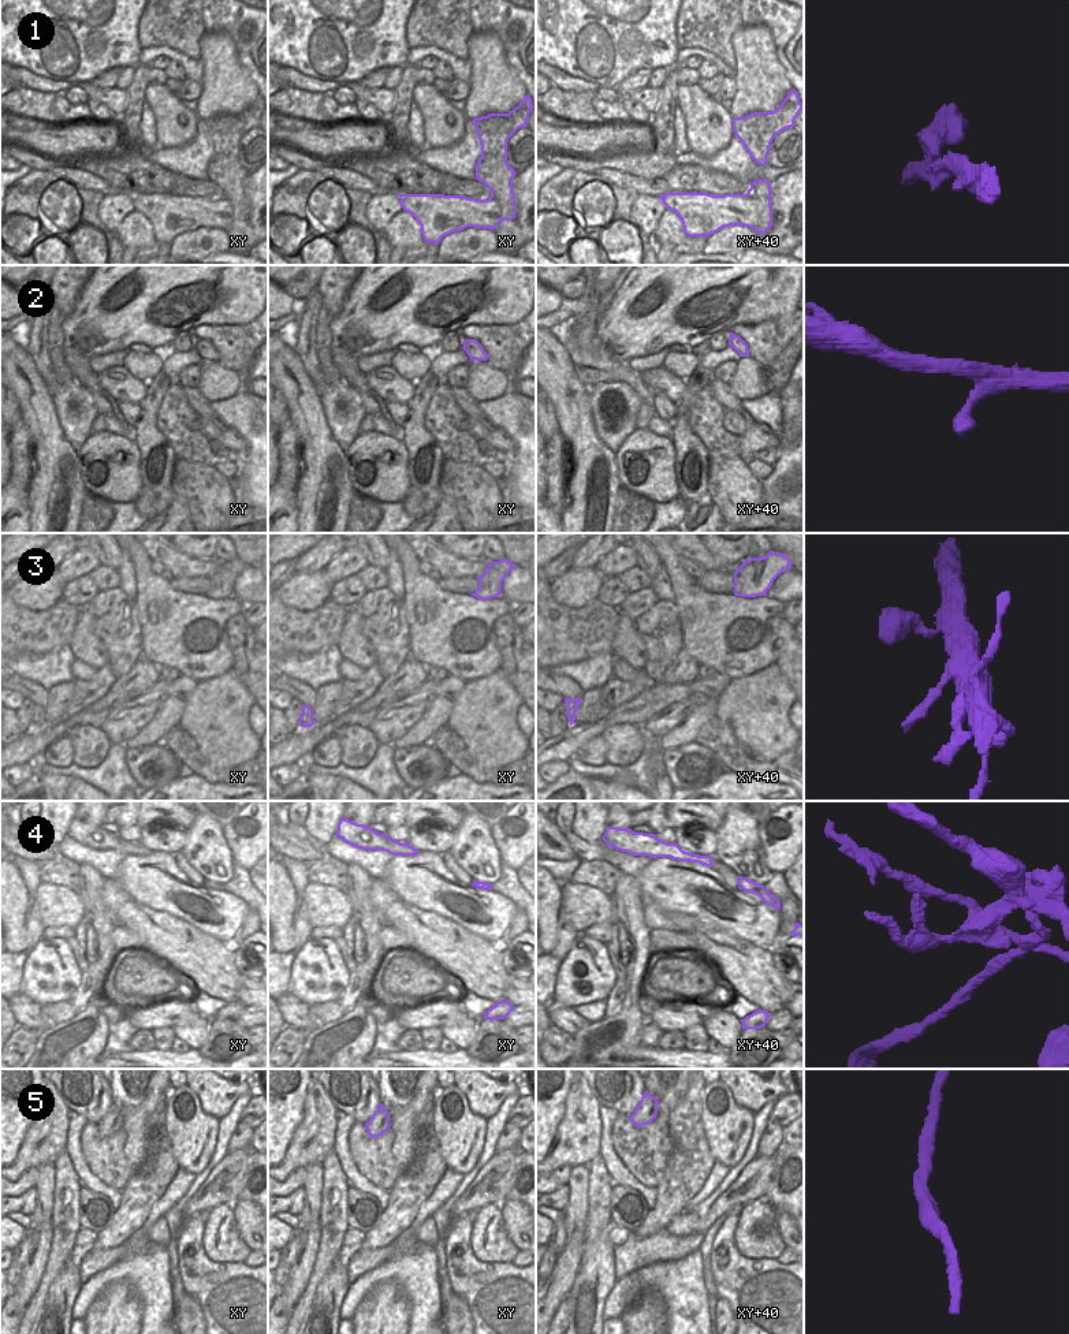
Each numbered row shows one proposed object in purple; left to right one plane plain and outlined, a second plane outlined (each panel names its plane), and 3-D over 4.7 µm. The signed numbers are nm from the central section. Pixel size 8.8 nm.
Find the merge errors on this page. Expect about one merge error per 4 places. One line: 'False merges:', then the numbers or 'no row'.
False merges: 4

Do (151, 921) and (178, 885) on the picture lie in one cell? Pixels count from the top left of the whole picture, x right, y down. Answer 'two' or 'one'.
two

